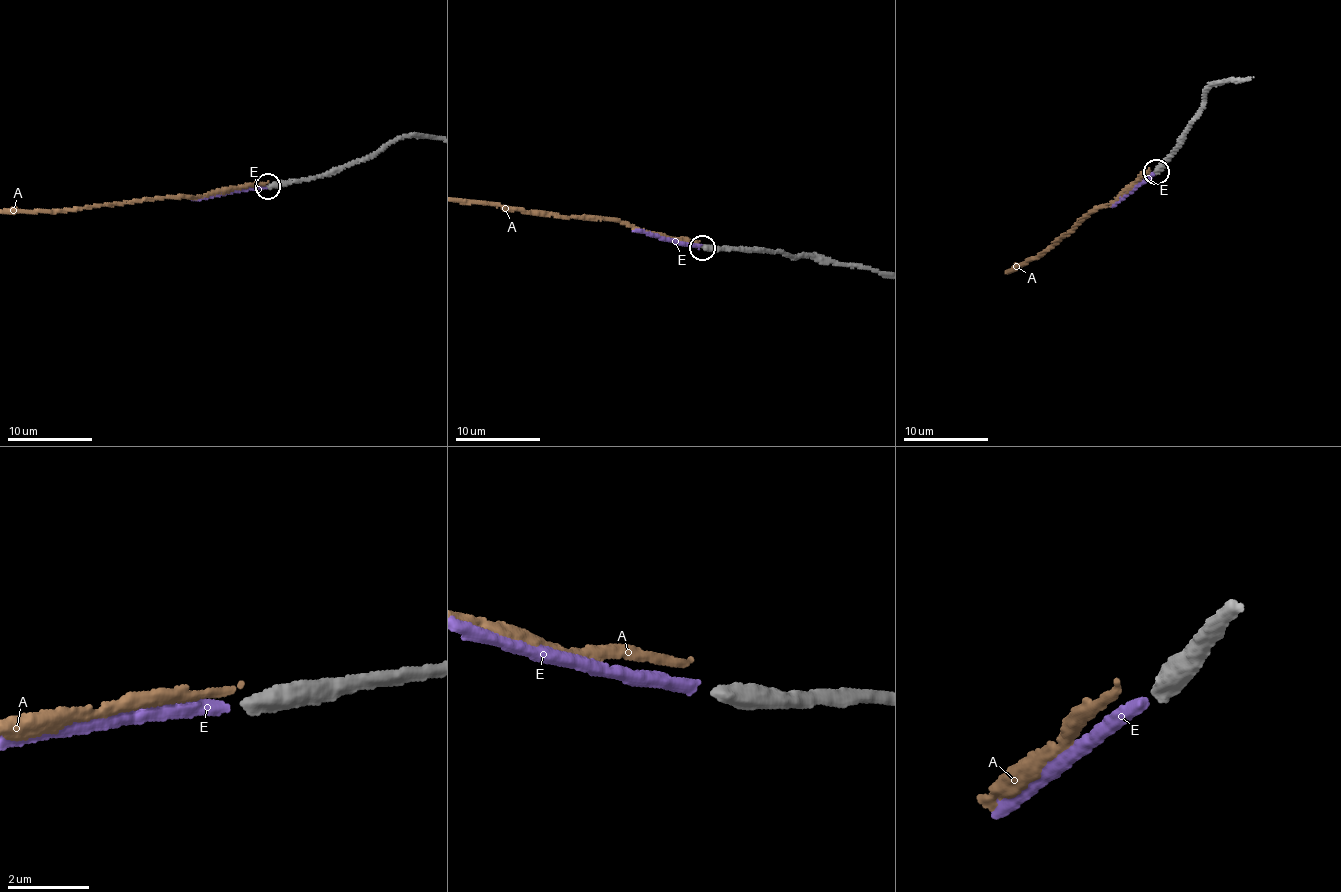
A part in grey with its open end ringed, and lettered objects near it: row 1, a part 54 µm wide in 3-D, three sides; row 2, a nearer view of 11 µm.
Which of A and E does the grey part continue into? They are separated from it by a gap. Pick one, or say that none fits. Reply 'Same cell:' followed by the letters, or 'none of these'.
Same cell: E

